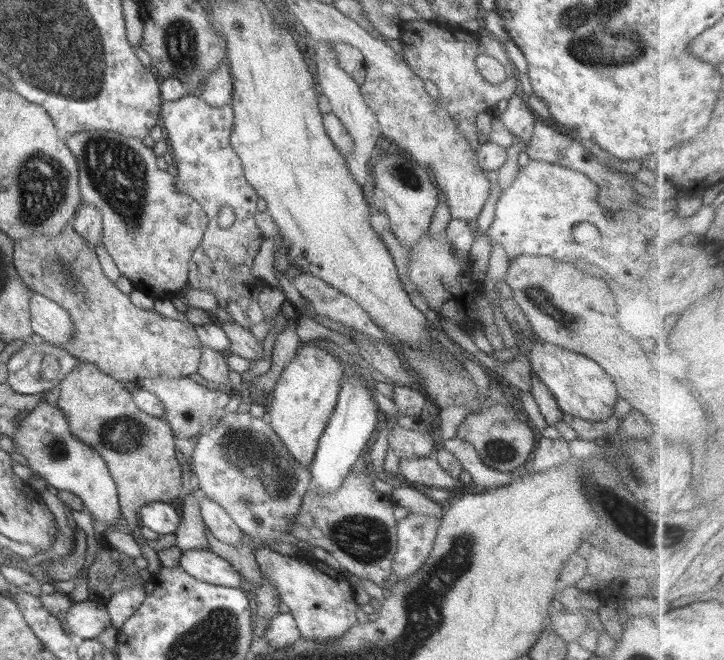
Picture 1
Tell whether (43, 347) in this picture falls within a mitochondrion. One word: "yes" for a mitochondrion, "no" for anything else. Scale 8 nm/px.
no

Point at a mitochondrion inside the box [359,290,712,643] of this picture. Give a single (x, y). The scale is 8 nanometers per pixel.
(642, 531)

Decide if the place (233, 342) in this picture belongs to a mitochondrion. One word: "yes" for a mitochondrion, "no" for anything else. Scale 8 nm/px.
no

